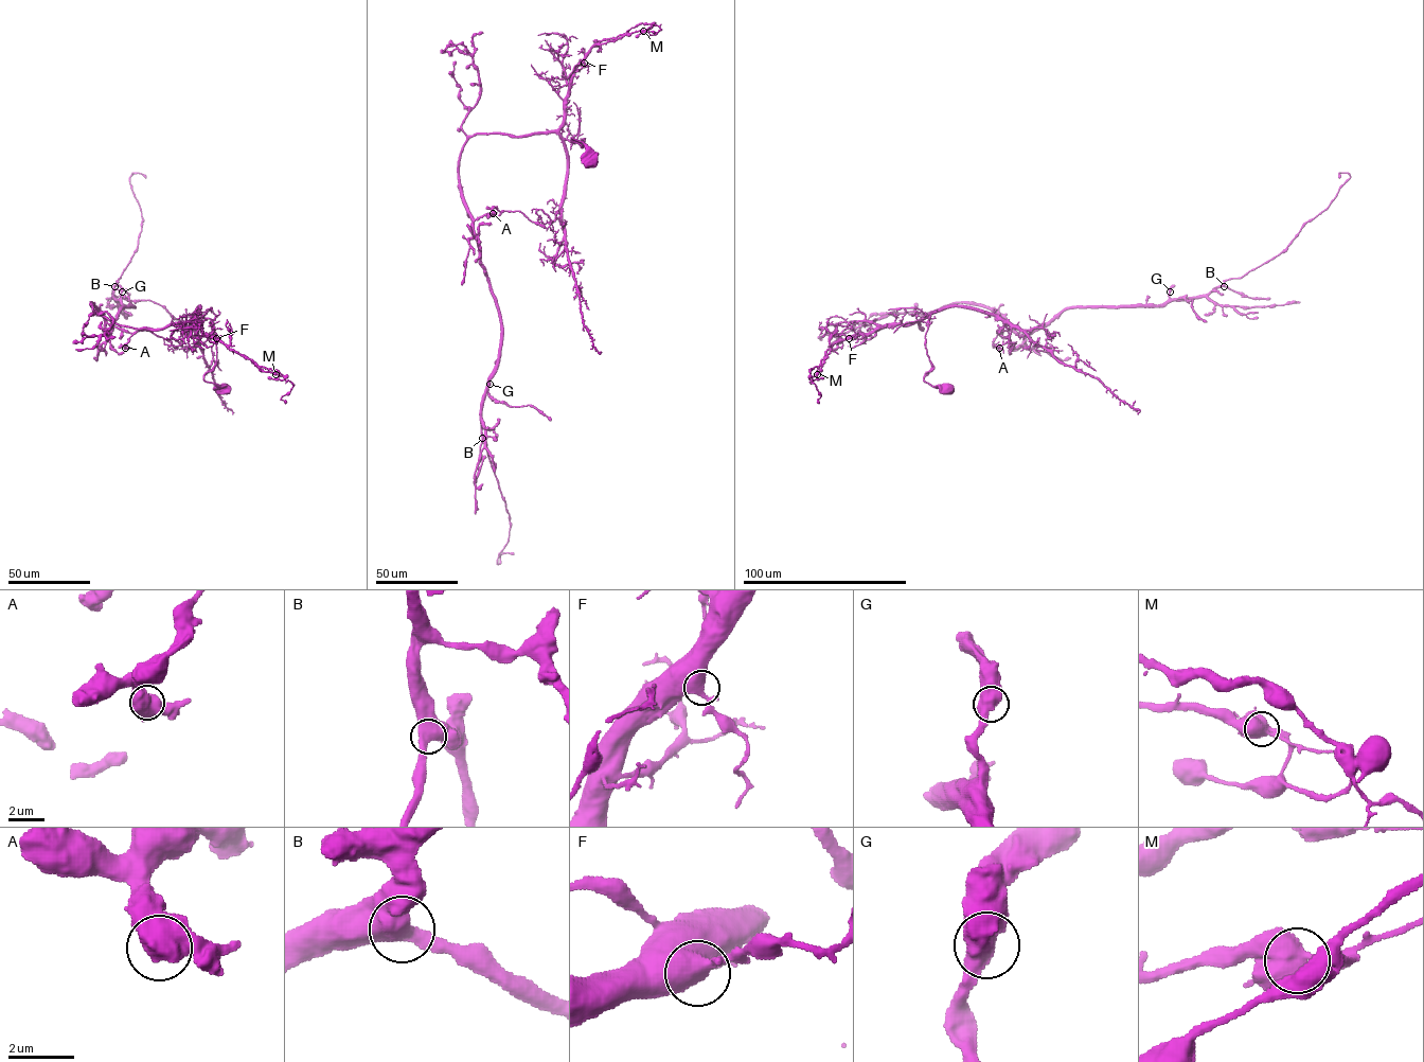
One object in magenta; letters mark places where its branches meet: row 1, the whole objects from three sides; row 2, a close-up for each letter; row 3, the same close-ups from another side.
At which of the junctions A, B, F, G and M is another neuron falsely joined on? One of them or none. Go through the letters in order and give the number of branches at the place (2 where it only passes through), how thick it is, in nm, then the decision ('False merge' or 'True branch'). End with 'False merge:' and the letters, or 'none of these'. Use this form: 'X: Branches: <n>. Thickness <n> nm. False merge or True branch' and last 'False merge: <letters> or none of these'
A: Branches: 2. Thickness 650 nm. True branch
B: Branches: 2. Thickness 700 nm. True branch
F: Branches: 2. Thickness 600 nm. True branch
G: Branches: 2. Thickness 750 nm. True branch
M: Branches: 2. Thickness 800 nm. False merge
False merge: M

